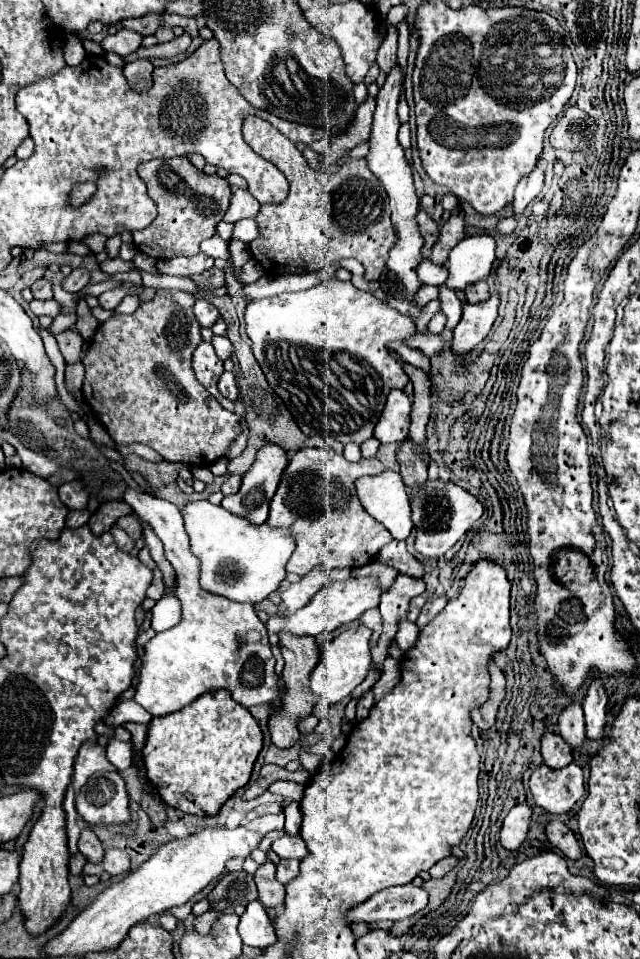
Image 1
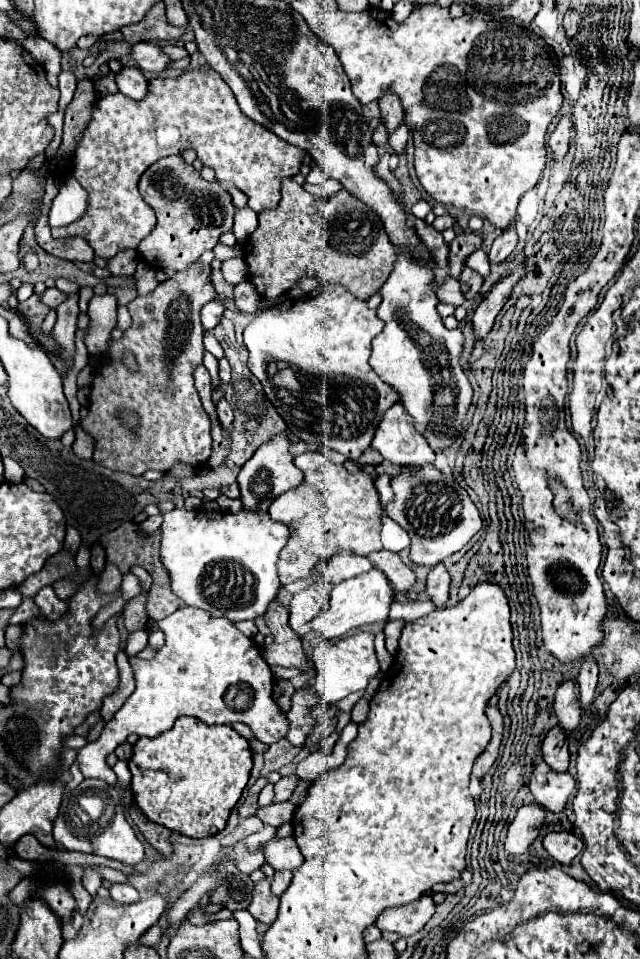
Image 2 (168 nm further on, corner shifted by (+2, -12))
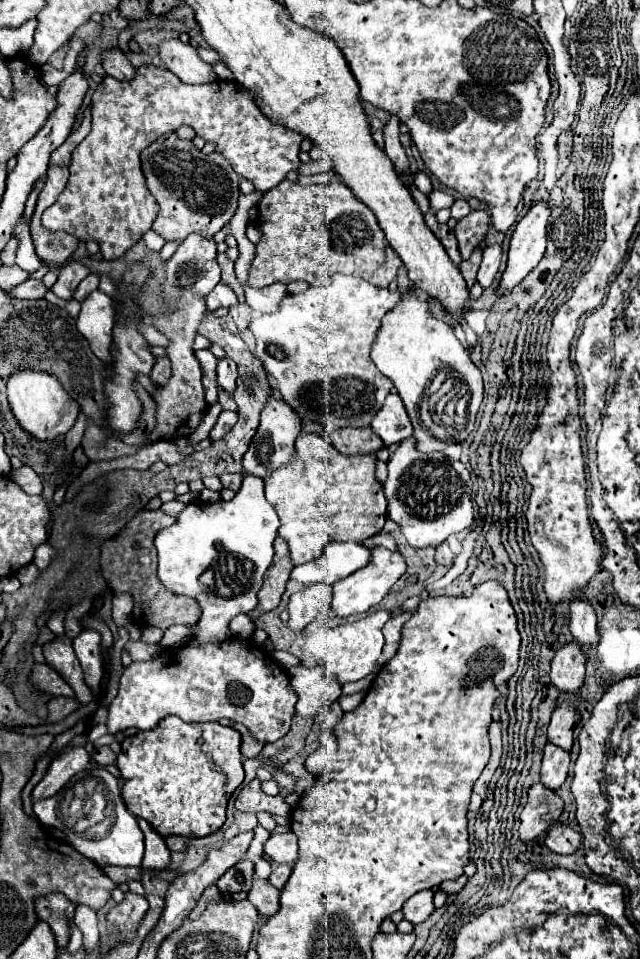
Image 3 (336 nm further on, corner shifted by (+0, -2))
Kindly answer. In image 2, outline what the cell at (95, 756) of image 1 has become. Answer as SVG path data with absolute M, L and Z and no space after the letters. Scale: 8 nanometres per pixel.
M184 607L162 619L158 627L166 635L166 645L156 653L152 661L138 657L130 659L134 671L136 689L120 711L104 725L102 735L78 751L78 763L84 777L104 779L116 785L116 773L104 765L108 753L112 753L128 735L156 737L168 731L180 715L196 717L208 725L230 725L242 721L254 733L254 737L266 745L272 745L286 737L288 717L272 699L274 677L268 663L262 659L258 645L244 637L234 623L212 619L206 611Z

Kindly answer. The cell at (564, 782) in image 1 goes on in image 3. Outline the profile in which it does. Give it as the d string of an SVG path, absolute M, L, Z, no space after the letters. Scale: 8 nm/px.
M546 743L544 747L544 757L542 757L542 779L540 783L552 791L556 791L566 779L568 779L568 765L570 765L570 755L552 745L552 743Z

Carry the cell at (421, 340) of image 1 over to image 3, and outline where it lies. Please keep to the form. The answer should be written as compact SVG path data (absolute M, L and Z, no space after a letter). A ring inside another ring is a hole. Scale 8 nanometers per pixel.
M416 289L402 293L396 307L382 319L382 327L372 343L372 361L392 379L402 397L420 451L444 451L448 445L460 443L470 435L484 399L482 375L472 363L468 349L456 339L454 329L432 317L428 297L420 299ZM450 399L454 403L448 403Z

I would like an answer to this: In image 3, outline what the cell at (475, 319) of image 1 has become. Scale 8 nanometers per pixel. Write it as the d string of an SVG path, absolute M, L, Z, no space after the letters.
M536 203L528 215L516 225L516 231L510 241L508 265L502 275L502 281L496 289L500 297L508 295L522 279L538 265L546 249L546 223L548 207L546 203Z

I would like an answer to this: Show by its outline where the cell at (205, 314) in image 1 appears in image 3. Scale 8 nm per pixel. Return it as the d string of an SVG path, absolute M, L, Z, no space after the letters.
M218 283L218 285L210 291L210 295L206 297L206 307L208 307L208 311L216 311L218 307L232 307L232 305L236 305L236 303L238 303L238 299L236 299L234 291L232 291L228 285L224 285L224 283Z

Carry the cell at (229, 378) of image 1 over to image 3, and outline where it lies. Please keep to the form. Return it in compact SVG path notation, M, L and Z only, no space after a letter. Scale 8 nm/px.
M222 411L220 417L218 417L218 423L214 425L214 429L210 431L210 439L216 441L216 439L222 439L236 423L236 413L234 411Z

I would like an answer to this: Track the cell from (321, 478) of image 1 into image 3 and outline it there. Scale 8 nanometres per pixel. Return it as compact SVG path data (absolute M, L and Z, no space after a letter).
M302 433L296 439L296 457L292 465L278 469L272 473L266 483L266 499L276 507L282 527L278 529L278 535L286 541L290 559L294 565L308 563L316 557L320 557L324 545L328 541L354 541L364 543L368 537L382 531L386 523L386 511L388 501L384 497L382 483L374 477L374 463L376 455L342 455L328 439L316 435L316 433Z

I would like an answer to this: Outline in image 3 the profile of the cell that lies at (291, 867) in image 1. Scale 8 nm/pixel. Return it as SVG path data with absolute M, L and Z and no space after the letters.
M284 863L284 865L274 865L272 875L270 875L270 883L272 883L276 889L282 889L284 883L288 881L290 873L292 873L292 865L286 865L286 863Z

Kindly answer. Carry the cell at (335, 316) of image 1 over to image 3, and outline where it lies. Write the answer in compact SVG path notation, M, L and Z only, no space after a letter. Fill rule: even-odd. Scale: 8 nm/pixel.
M336 273L328 285L310 287L300 295L286 295L276 313L262 313L250 319L248 327L256 339L254 355L262 361L272 389L282 395L282 399L296 411L296 415L300 415L302 421L316 421L322 425L334 423L336 429L370 427L372 417L380 411L380 405L392 391L392 381L388 381L388 377L384 377L372 363L370 347L384 313L390 311L398 299L400 291L380 289L364 279ZM270 347L276 347L284 357L274 357Z

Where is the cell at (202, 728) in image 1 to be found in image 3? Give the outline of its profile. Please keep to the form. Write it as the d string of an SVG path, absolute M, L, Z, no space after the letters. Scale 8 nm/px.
M168 715L152 731L138 731L122 741L122 753L116 765L124 777L122 799L126 807L146 819L154 831L162 837L184 835L184 837L204 837L218 831L224 823L224 811L230 795L244 781L242 753L240 753L240 733L232 727L220 723L186 723L176 715Z

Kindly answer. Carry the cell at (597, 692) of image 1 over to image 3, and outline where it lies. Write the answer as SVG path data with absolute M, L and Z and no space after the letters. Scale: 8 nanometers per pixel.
M586 597L574 599L570 605L570 631L574 639L580 643L580 647L584 649L584 653L588 653L590 647L600 641L596 629L596 613L592 605L586 601Z

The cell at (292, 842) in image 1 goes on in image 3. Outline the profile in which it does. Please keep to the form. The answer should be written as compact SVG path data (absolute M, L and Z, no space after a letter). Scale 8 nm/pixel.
M290 831L272 833L264 845L266 855L274 863L296 863L298 861L298 837Z

